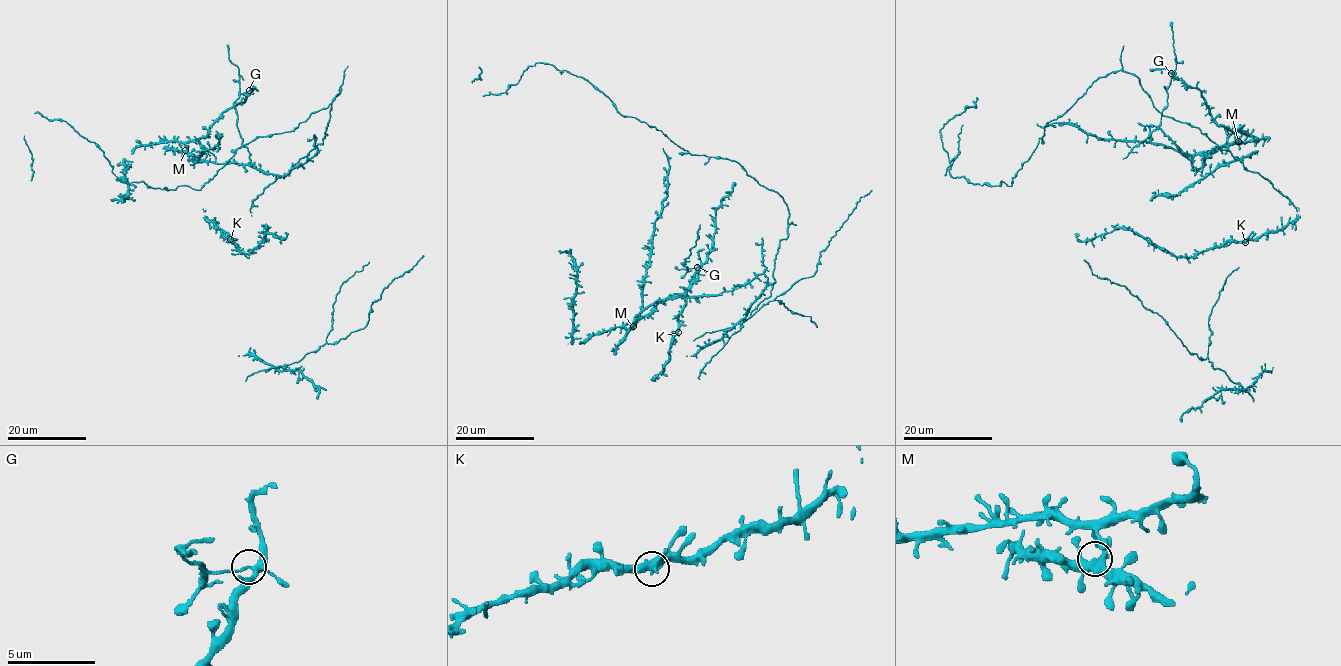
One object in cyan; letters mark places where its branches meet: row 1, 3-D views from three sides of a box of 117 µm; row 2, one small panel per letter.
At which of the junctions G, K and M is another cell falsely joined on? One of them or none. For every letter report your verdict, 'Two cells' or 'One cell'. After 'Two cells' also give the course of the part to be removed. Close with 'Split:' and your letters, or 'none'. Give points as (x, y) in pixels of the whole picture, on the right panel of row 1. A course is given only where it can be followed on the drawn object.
G: Two cells. Course of the part to remove: (1171, 73), (1161, 122), (1122, 158)
K: One cell
M: One cell
Split: G

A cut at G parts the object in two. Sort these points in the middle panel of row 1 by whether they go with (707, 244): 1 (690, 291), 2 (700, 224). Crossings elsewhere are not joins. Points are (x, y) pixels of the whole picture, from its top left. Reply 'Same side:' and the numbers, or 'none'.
Same side: 1

